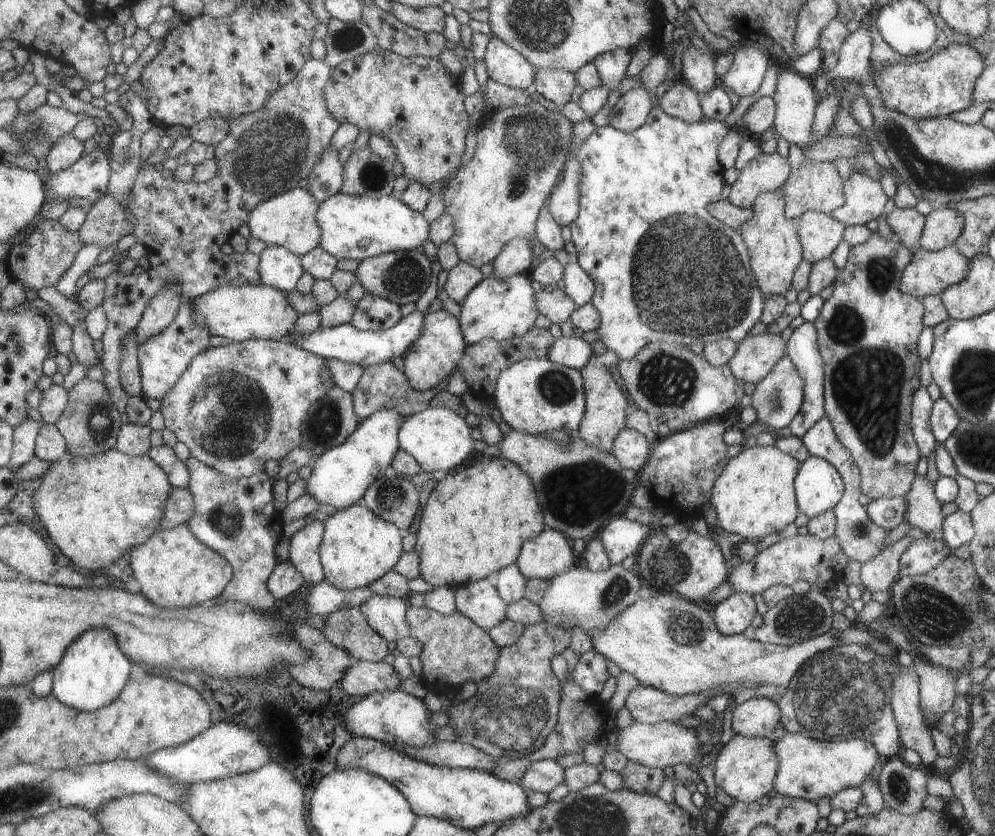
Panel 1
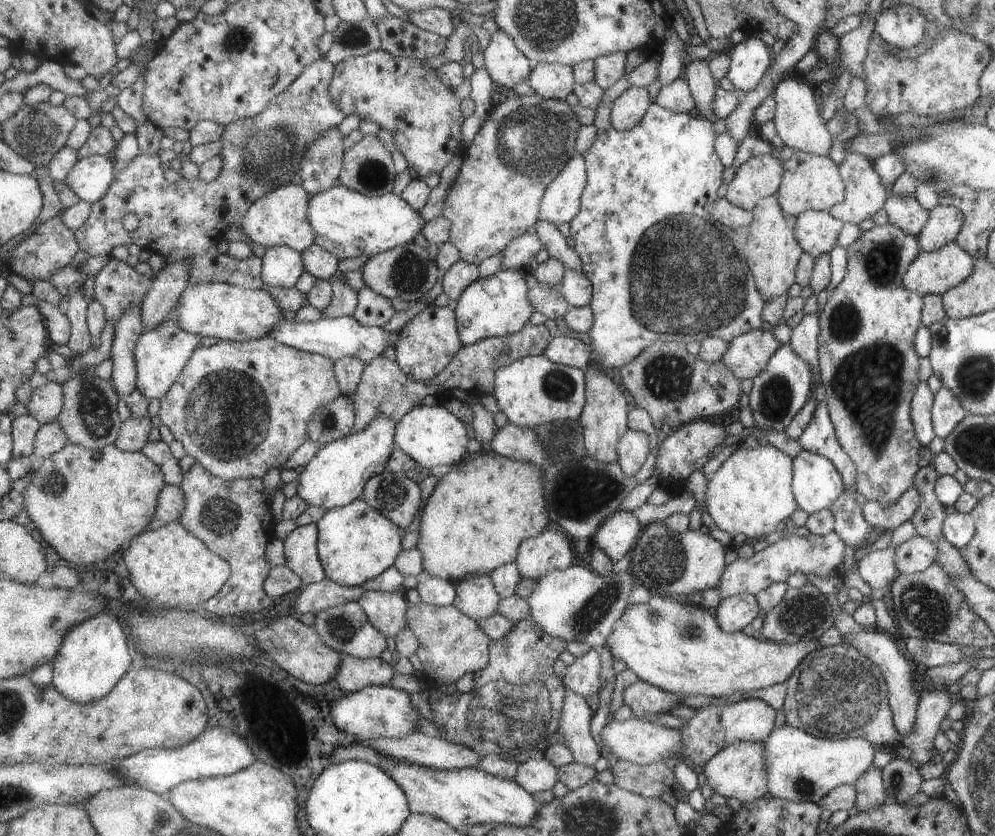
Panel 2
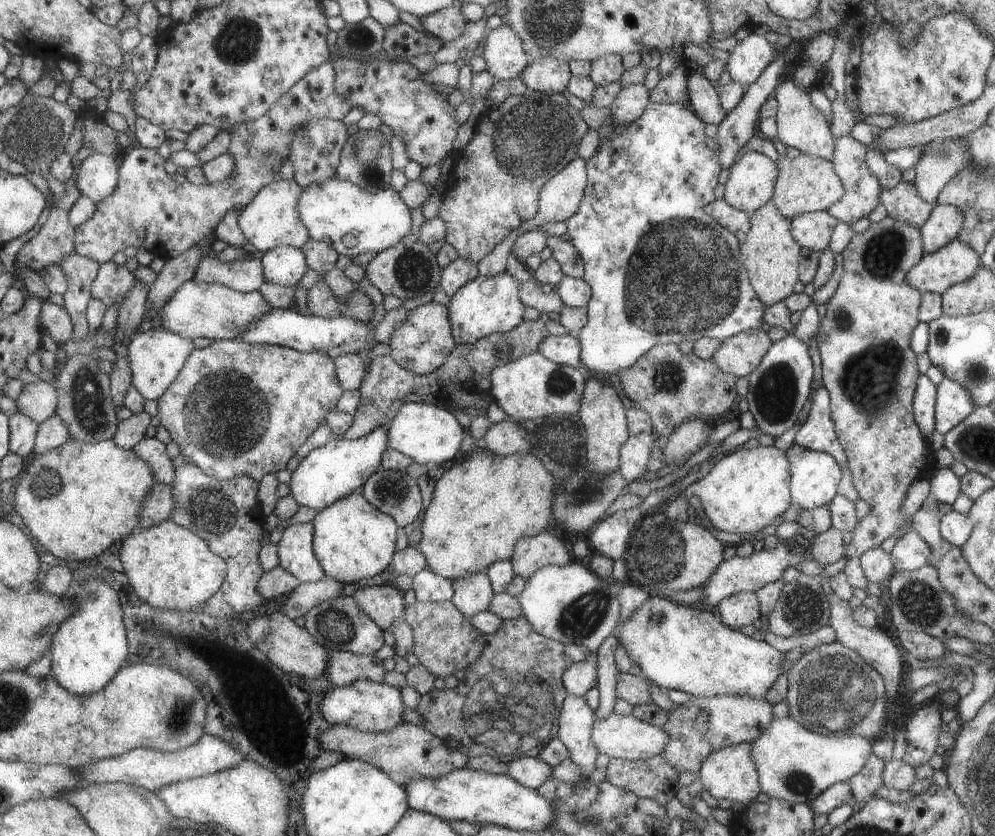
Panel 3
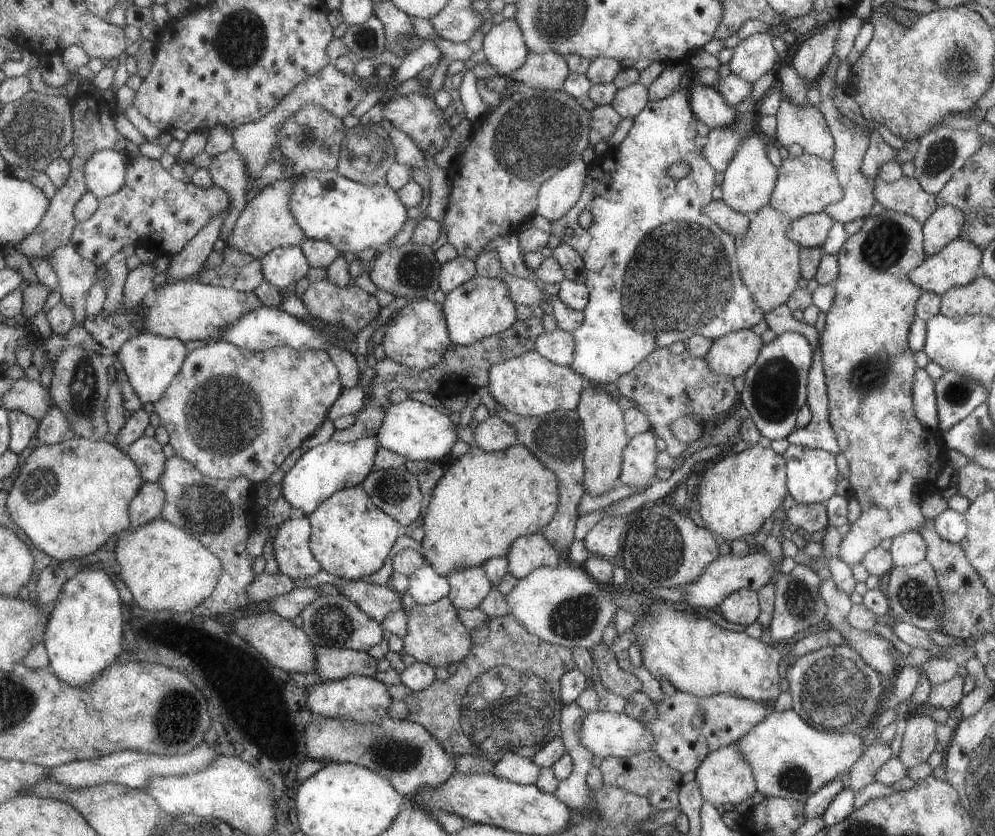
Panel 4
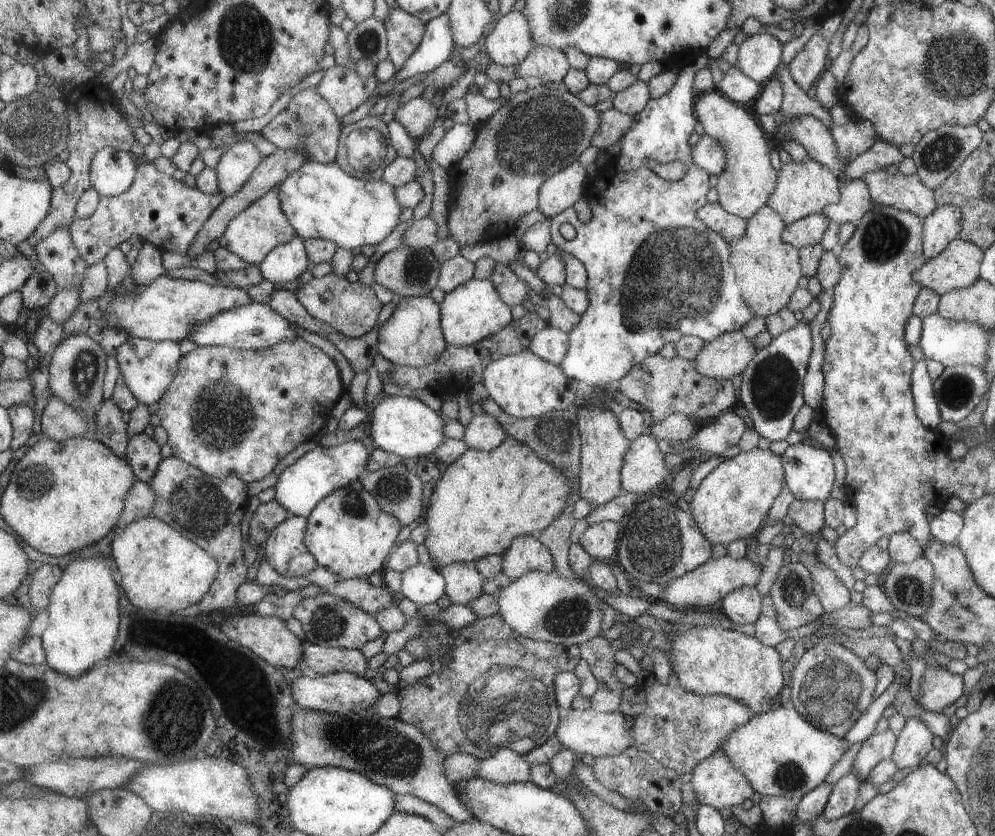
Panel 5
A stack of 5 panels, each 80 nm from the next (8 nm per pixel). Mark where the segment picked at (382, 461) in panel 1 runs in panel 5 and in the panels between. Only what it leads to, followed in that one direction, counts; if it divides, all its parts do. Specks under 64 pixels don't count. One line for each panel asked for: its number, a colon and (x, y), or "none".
2: (338, 473)
3: (341, 466)
4: (333, 466)
5: (299, 489)

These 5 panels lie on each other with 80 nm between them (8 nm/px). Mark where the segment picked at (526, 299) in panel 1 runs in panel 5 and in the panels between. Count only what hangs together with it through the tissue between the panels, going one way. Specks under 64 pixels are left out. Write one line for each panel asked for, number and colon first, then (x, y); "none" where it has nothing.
2: (495, 306)
3: (485, 305)
4: (480, 307)
5: (472, 311)

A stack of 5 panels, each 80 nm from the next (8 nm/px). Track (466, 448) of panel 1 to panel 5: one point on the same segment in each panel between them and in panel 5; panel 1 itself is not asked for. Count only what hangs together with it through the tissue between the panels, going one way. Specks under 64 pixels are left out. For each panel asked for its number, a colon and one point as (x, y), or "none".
2: (430, 435)
3: (424, 433)
4: (417, 432)
5: (403, 426)

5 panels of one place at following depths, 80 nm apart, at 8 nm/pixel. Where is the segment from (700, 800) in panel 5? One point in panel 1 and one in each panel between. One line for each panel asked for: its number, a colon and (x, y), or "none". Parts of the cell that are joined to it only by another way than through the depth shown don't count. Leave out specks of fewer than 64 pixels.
1: (745, 768)
2: (737, 771)
3: (730, 773)
4: (725, 776)

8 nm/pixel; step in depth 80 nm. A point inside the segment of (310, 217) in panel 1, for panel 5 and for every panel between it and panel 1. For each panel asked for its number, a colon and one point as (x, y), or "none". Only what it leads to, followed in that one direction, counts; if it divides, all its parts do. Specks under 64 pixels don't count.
2: (279, 218)
3: (273, 219)
4: (266, 223)
5: (257, 231)

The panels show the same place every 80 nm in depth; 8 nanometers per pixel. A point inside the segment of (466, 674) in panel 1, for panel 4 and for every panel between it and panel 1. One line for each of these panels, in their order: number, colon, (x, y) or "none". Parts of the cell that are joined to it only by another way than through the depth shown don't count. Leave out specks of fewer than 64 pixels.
2: (450, 644)
3: (444, 640)
4: (435, 636)

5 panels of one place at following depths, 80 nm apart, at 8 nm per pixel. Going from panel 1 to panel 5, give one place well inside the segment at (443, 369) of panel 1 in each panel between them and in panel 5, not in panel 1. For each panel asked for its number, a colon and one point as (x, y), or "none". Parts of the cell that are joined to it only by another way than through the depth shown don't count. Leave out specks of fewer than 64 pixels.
2: (429, 341)
3: (422, 343)
4: (417, 337)
5: (411, 335)

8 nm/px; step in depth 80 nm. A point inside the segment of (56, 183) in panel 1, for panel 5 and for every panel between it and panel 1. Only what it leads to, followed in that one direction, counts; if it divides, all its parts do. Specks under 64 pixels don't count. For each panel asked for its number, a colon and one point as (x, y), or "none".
2: (91, 178)
3: (98, 176)
4: (106, 172)
5: (113, 172)

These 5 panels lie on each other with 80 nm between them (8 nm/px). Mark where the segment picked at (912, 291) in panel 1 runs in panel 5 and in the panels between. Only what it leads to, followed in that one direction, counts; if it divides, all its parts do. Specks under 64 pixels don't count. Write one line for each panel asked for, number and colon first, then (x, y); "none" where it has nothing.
2: (934, 272)
3: (935, 272)
4: (957, 263)
5: (955, 268)

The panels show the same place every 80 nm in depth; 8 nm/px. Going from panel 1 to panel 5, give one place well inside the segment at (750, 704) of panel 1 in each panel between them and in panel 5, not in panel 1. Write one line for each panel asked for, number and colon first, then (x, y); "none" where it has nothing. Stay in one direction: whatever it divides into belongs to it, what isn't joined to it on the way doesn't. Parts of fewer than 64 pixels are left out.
2: (749, 719)
3: (697, 728)
4: (688, 728)
5: (678, 728)

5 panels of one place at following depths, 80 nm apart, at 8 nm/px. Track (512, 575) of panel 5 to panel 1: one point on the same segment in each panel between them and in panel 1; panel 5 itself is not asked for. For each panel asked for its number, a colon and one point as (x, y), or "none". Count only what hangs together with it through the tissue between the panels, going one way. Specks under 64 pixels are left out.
1: (548, 554)
2: (537, 555)
3: (531, 553)
4: (527, 553)

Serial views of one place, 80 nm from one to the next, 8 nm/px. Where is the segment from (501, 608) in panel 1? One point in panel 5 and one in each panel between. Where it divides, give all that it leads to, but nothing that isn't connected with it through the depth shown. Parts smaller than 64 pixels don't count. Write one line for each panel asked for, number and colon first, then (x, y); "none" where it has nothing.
2: (476, 597)
3: (472, 592)
4: (469, 587)
5: (463, 583)

